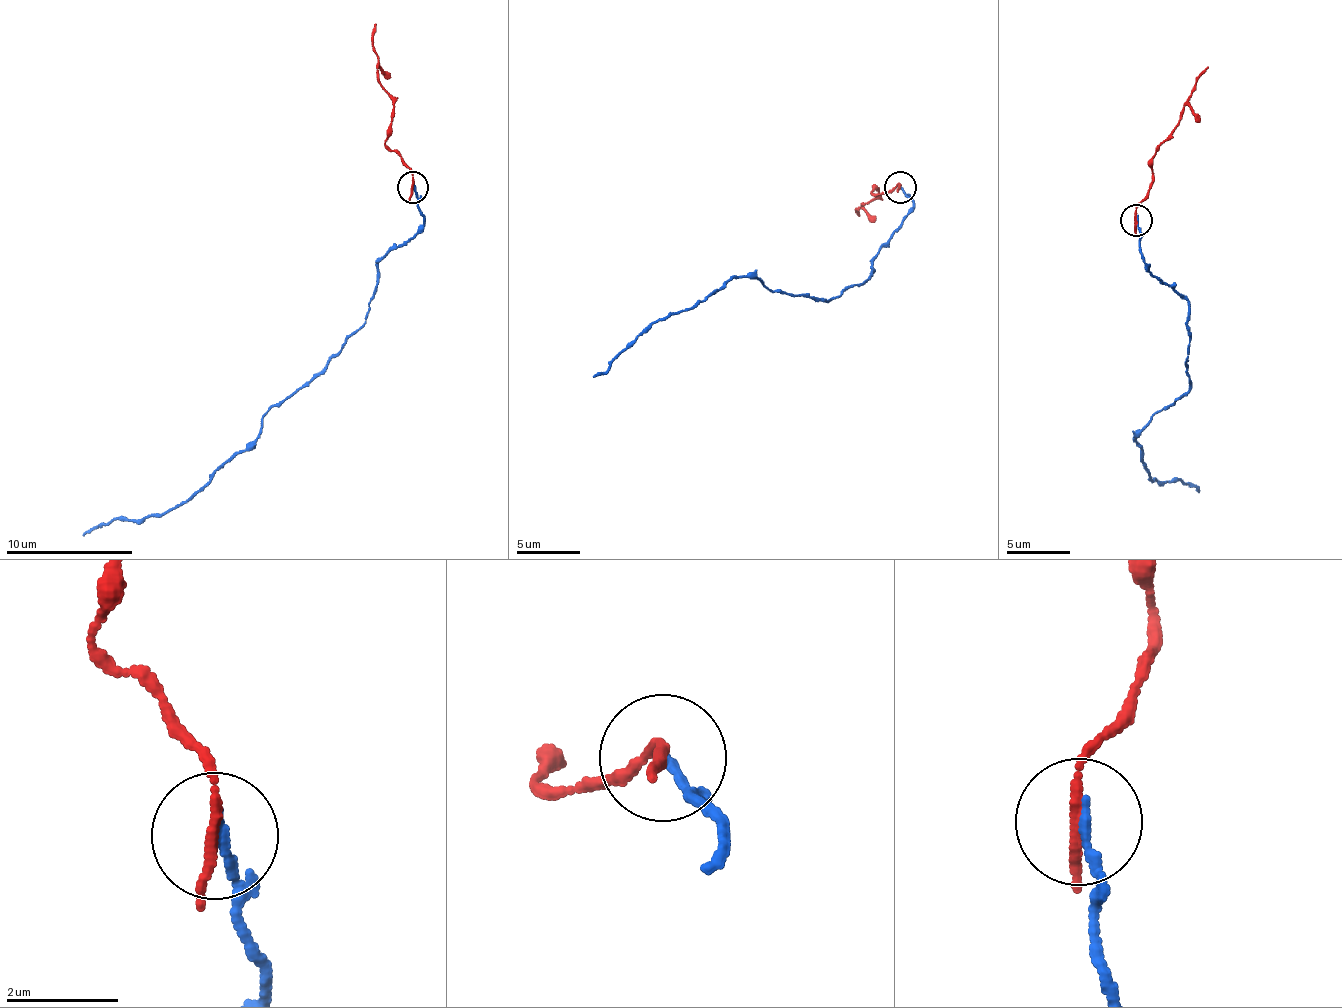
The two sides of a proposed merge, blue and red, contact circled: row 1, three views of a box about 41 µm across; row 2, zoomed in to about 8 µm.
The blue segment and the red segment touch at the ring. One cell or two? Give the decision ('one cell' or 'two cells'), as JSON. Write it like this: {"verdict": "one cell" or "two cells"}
{"verdict": "two cells"}

